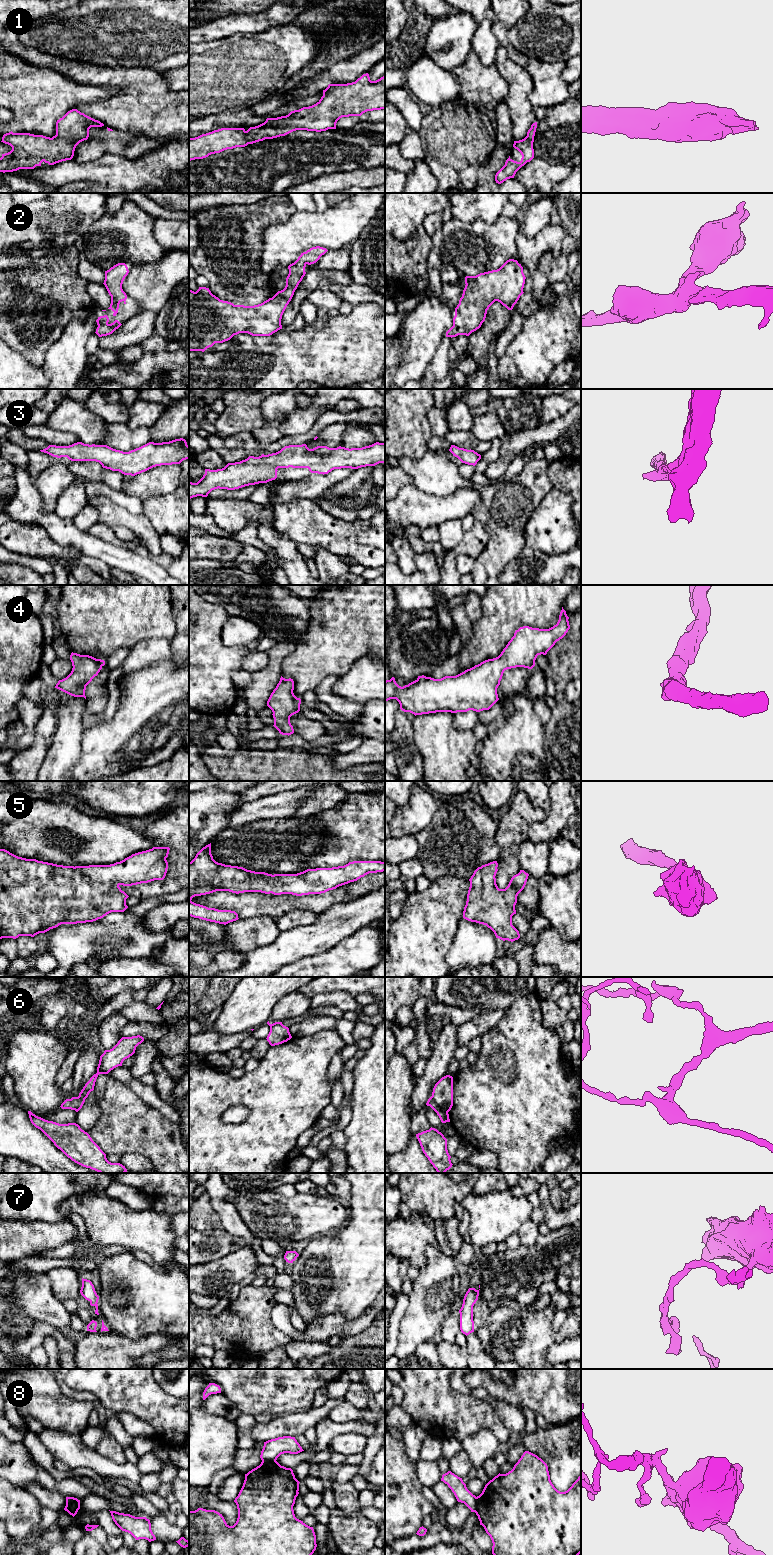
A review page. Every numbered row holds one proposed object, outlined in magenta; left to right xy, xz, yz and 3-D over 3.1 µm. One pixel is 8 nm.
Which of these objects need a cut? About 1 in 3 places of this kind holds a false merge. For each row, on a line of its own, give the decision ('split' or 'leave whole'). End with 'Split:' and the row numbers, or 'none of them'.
1: leave whole
2: leave whole
3: leave whole
4: leave whole
5: leave whole
6: split
7: leave whole
8: split
Split: 6, 8

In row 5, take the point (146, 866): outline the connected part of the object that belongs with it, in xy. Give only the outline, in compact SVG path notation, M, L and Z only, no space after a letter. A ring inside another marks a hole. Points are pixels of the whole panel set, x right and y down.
M153 847L114 864L74 867L26 859L0 849L0 939L34 937L61 924L93 922L111 912L124 912L129 896L119 886L163 880L169 850Z

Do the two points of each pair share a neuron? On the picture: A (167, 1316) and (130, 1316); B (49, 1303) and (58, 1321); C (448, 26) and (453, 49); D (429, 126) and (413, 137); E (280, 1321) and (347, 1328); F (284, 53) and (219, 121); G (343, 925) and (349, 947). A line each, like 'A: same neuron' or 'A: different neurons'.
A: same neuron
B: same neuron
C: same neuron
D: different neurons
E: same neuron
F: different neurons
G: different neurons

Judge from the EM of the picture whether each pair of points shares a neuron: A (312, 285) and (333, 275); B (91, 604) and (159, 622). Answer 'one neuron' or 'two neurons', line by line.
A: one neuron
B: one neuron

